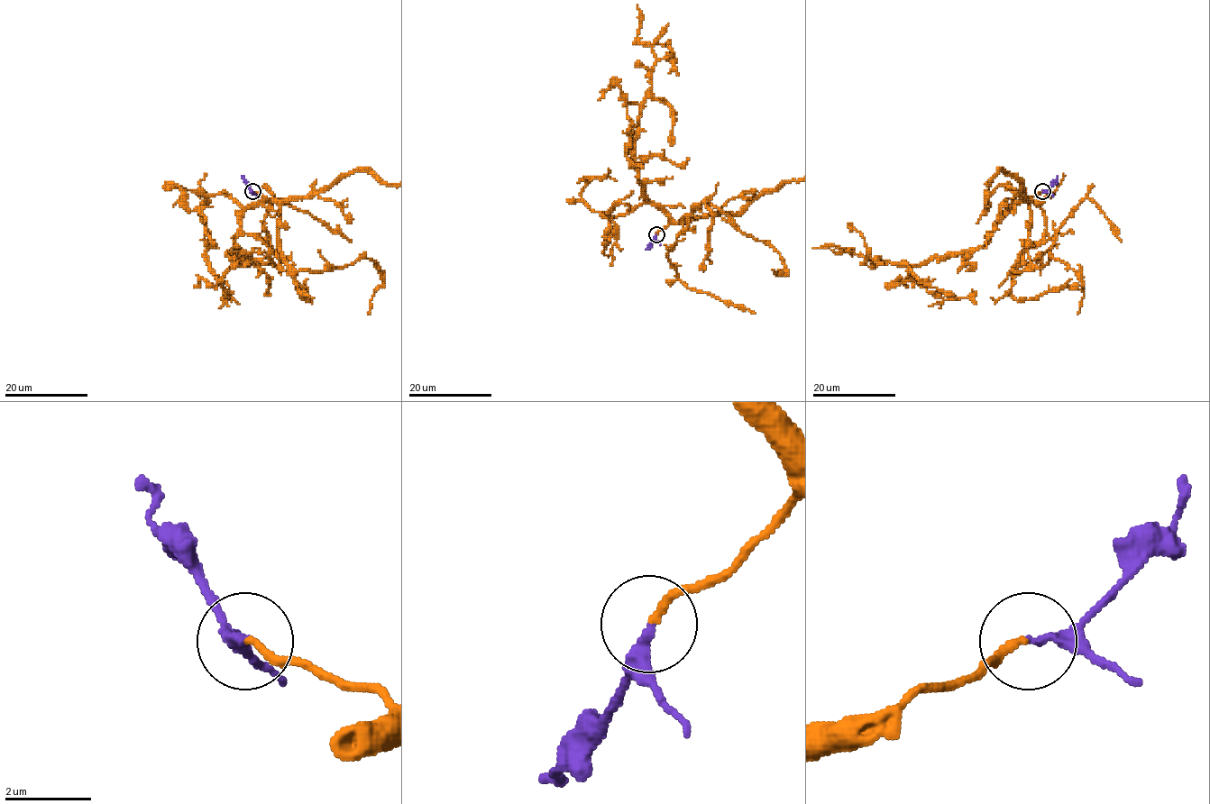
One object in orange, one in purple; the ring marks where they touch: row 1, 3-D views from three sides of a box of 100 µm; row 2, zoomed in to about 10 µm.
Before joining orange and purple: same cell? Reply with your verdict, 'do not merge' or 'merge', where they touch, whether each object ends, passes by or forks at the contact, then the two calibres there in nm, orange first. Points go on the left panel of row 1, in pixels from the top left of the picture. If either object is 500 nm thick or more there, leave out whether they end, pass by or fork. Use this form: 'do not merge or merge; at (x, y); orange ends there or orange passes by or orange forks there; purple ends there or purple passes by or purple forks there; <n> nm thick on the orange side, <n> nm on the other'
merge; at (252, 191); orange ends there; purple ends there; 150 nm thick on the orange side, 220 nm on the other

